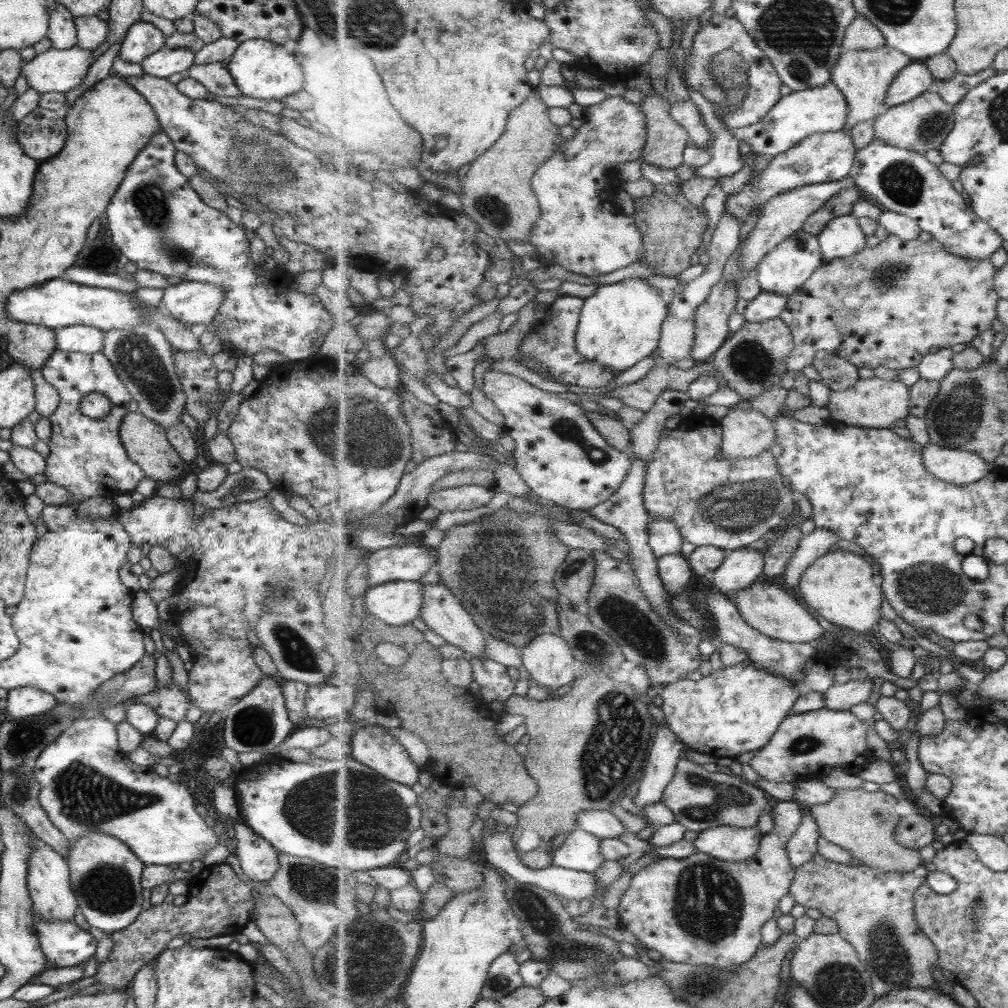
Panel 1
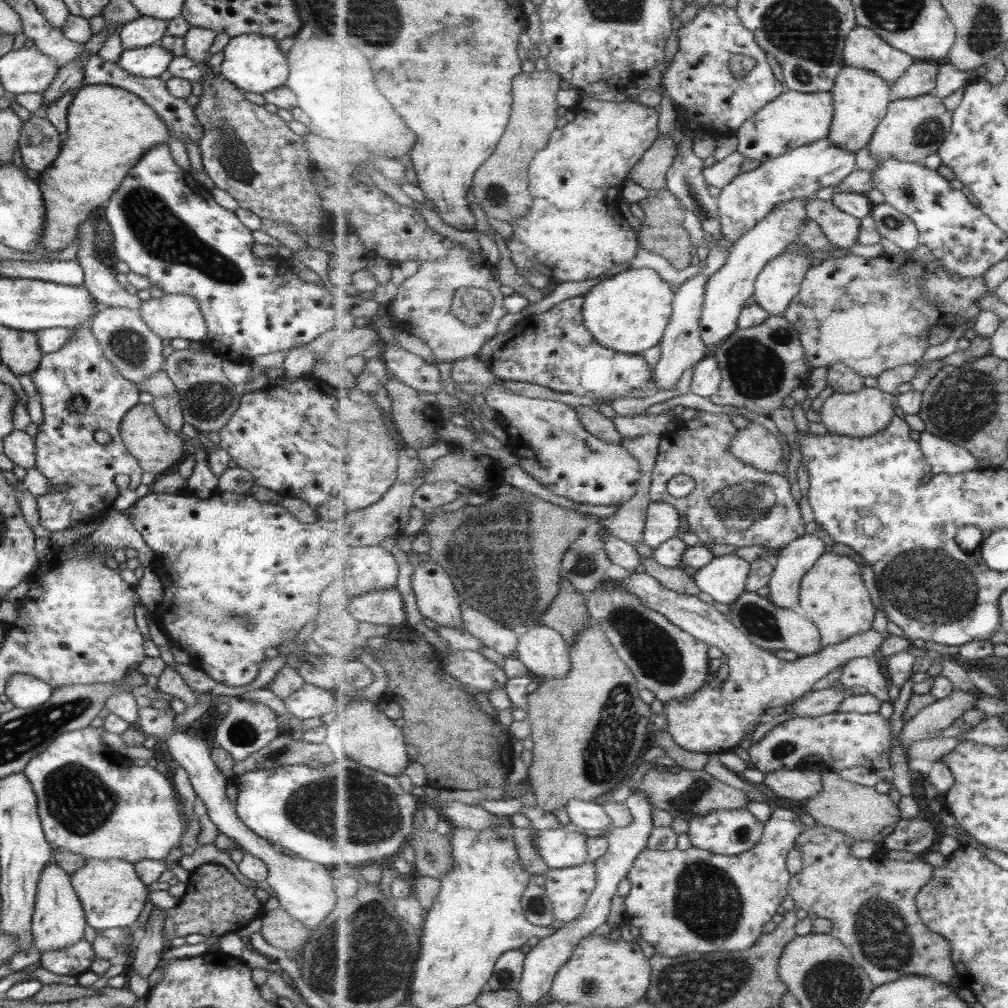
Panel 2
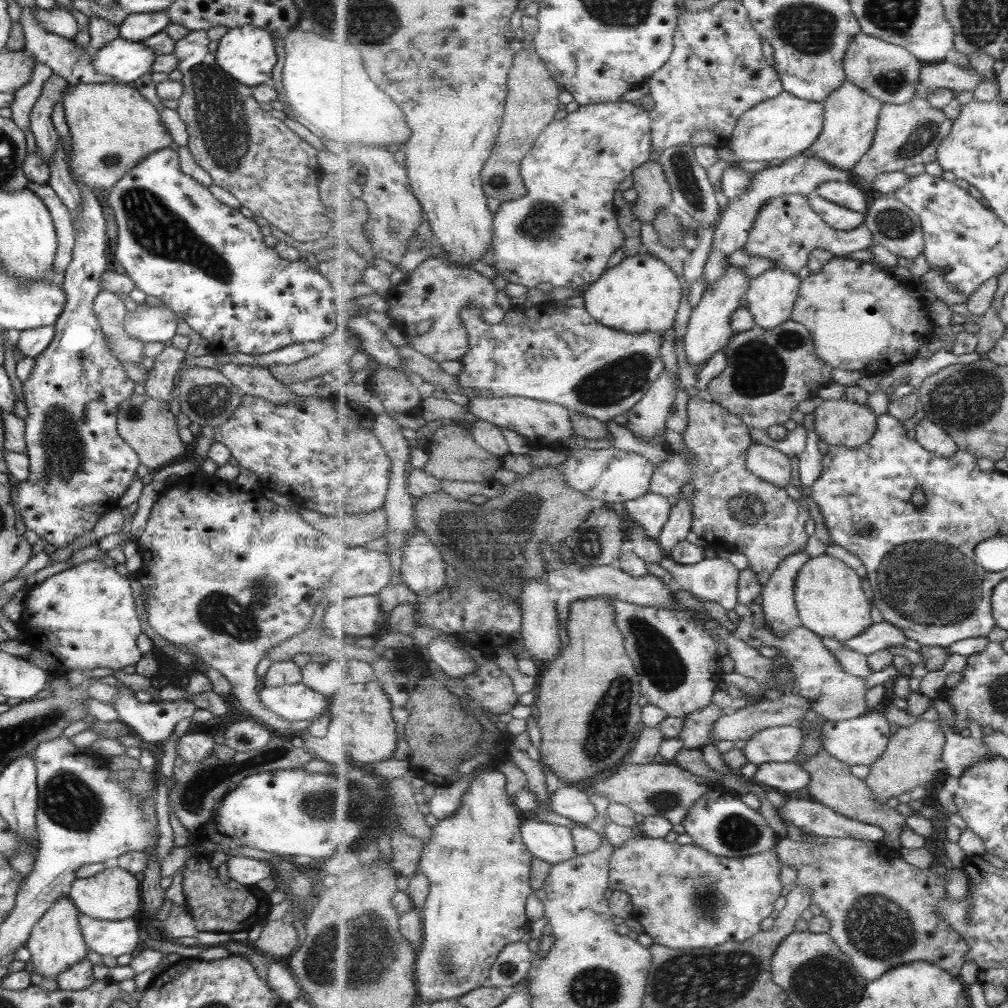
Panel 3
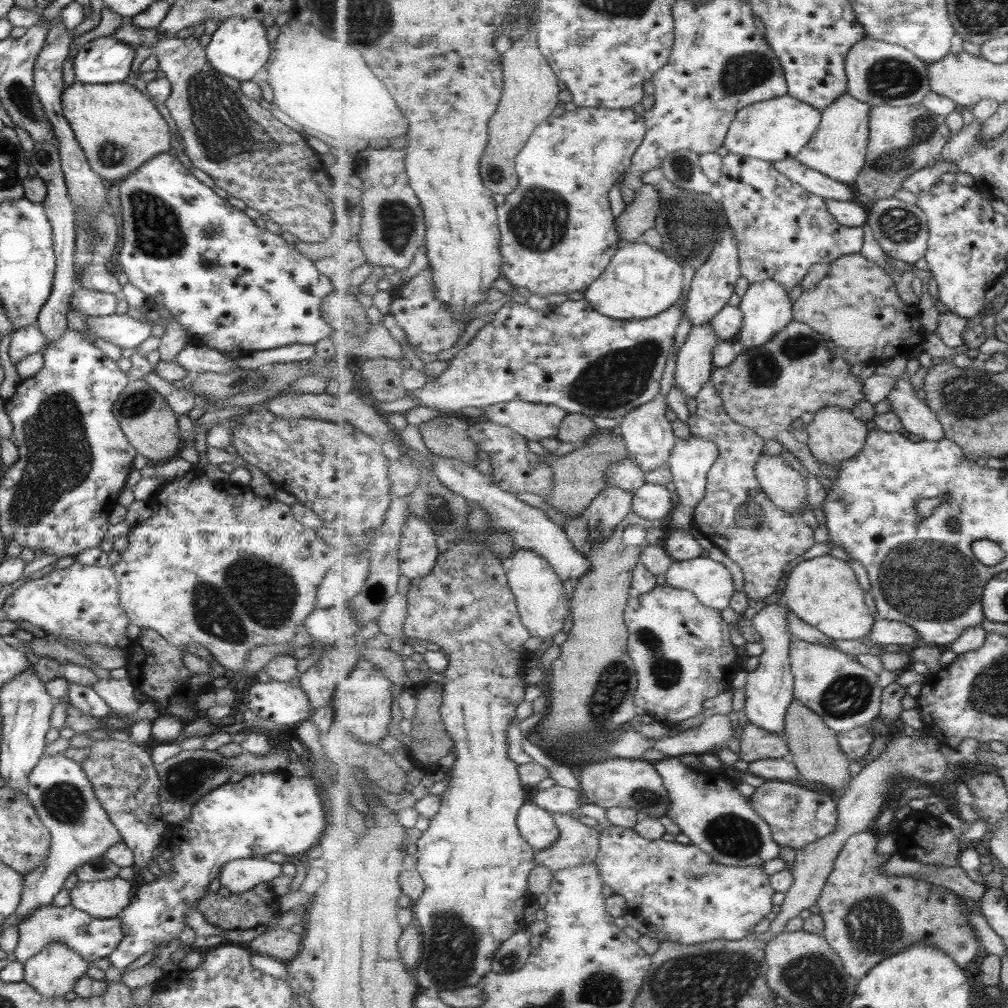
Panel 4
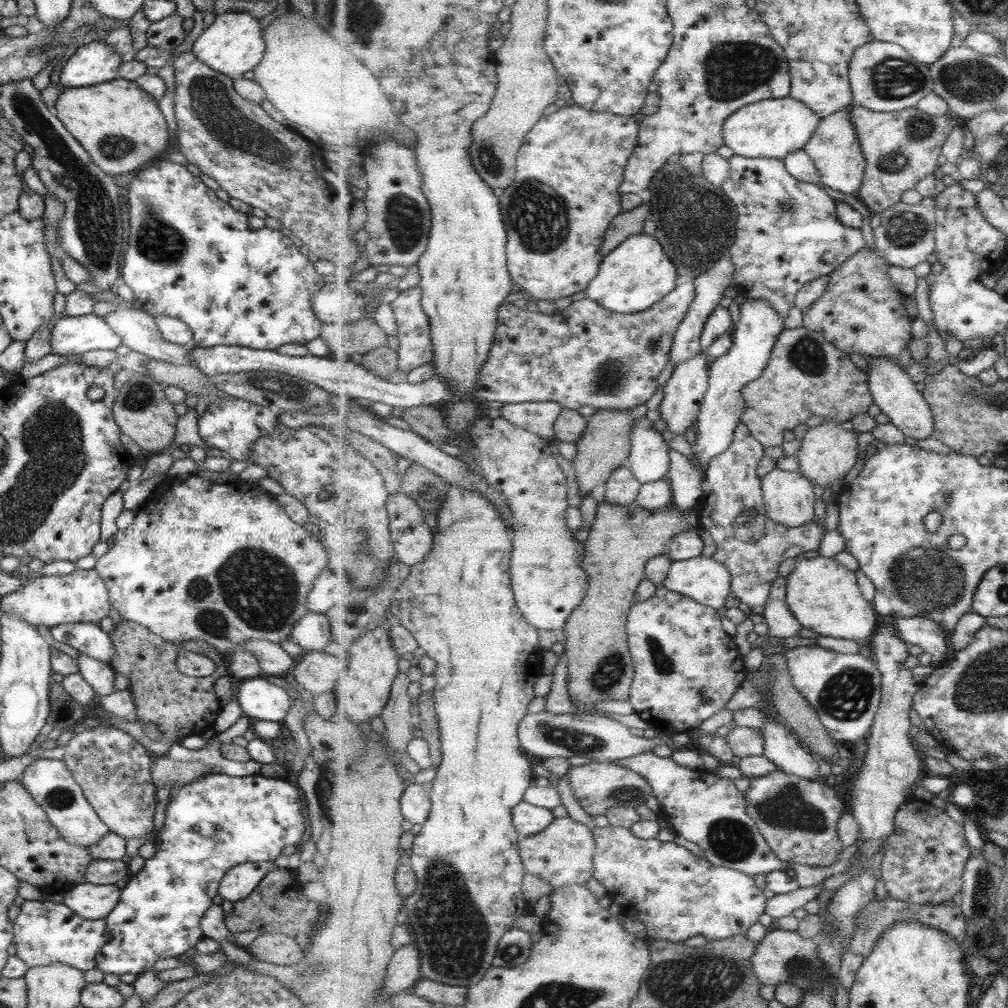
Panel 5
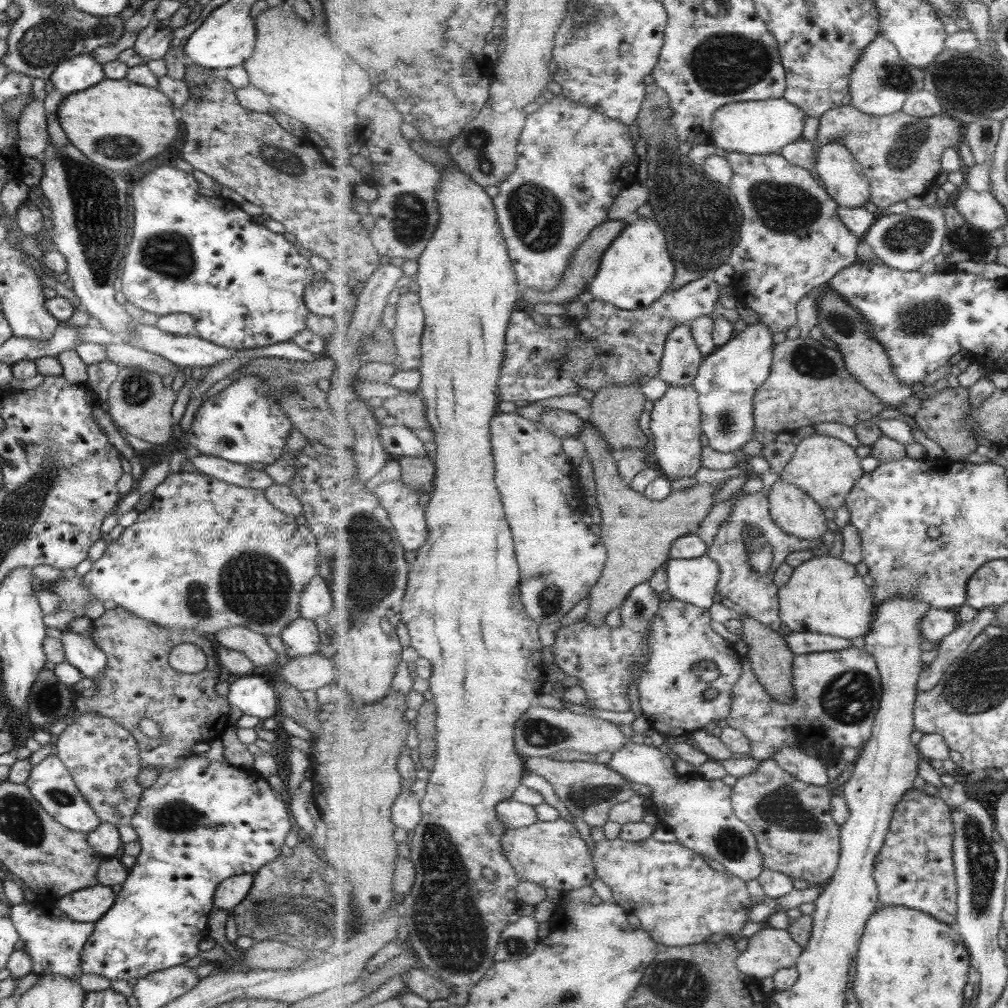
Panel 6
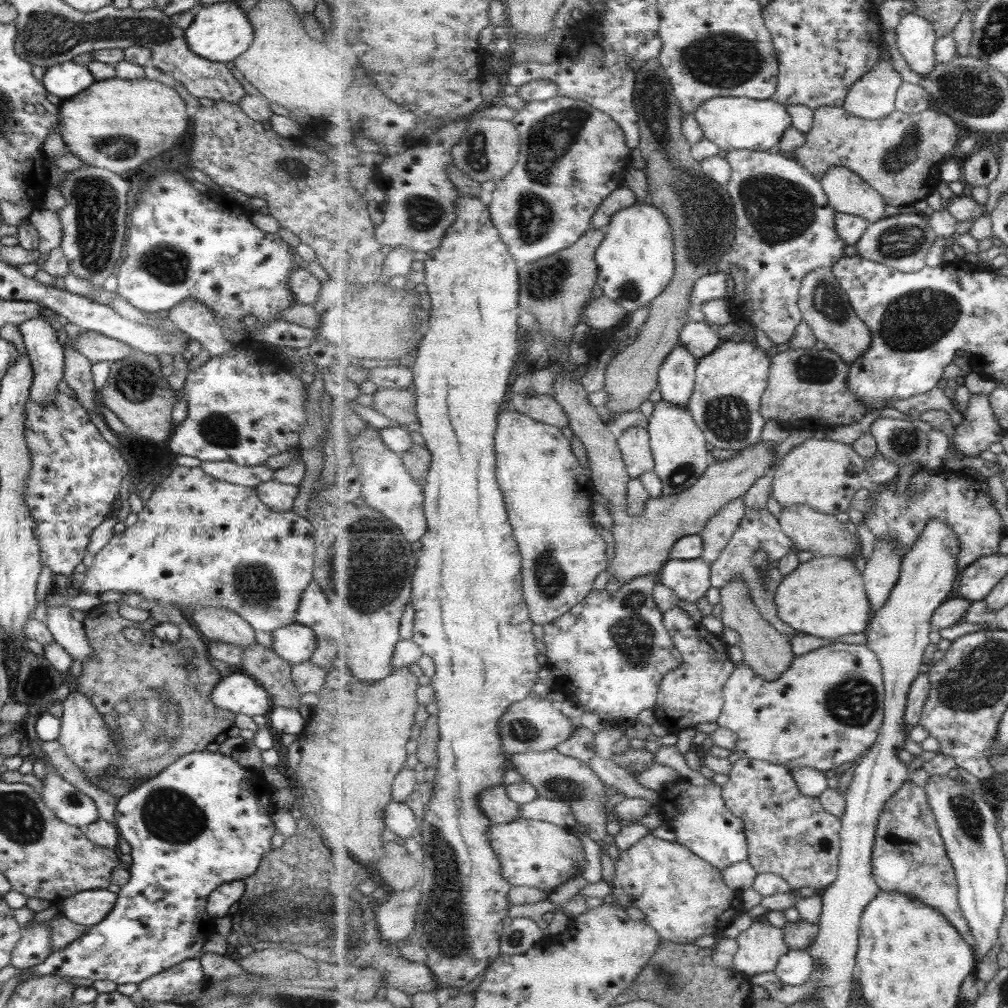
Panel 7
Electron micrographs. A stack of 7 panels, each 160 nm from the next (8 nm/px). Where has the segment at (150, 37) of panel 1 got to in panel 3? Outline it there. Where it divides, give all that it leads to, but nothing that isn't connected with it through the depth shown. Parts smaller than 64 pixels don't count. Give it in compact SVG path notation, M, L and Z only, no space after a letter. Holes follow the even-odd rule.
M164 11L131 13L118 24L118 36L128 41L141 43L148 36L165 30L168 22L168 15Z

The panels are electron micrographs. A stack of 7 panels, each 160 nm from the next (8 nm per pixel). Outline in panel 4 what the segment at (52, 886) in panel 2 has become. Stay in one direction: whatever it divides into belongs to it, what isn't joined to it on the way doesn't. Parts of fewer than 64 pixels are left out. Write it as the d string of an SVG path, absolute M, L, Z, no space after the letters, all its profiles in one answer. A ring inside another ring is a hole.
M52 942L33 954L23 964L23 982L28 984L43 998L62 998L67 992L74 990L75 983L86 974L89 963L85 962L78 954L67 948L62 942Z

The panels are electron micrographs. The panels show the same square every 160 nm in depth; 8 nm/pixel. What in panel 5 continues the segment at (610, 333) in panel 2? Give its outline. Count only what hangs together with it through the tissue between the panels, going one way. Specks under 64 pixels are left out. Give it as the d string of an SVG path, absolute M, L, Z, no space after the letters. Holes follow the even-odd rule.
M643 232L626 238L621 245L605 257L598 277L590 282L585 293L587 297L596 300L613 312L633 314L649 310L653 305L663 300L677 286L677 276L680 276L678 267L671 261L663 244L654 235Z

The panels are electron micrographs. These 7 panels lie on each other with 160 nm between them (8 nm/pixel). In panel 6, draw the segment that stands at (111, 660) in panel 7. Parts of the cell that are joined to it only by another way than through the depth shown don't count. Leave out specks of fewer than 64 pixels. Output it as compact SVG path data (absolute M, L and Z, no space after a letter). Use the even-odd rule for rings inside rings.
M117 606L113 610L105 610L97 620L93 620L93 638L92 642L96 648L99 648L106 657L105 667L101 672L93 676L95 682L95 693L90 697L83 697L76 694L73 700L73 708L75 712L98 714L105 718L110 718L119 726L127 729L130 735L137 742L139 749L139 766L140 768L151 768L162 770L169 764L177 762L193 755L192 748L195 744L209 743L217 739L226 729L228 724L228 714L230 706L225 697L219 696L214 691L214 686L218 682L220 665L215 655L215 644L211 638L206 638L199 632L193 630L185 630L183 634L175 634L175 632L167 632L161 626L151 624L147 620L135 618L129 614L127 610ZM187 642L197 646L206 657L206 668L195 675L185 675L173 670L168 663L169 652L173 646ZM149 718L157 724L160 730L158 740L150 740L149 737L137 727L139 720Z

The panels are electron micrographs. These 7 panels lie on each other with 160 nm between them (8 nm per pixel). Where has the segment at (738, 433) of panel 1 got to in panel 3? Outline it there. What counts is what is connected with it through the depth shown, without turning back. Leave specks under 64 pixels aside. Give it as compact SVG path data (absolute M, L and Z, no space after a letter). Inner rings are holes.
M754 442L747 451L747 464L759 478L792 491L792 485L789 484L793 480L791 457L781 450Z

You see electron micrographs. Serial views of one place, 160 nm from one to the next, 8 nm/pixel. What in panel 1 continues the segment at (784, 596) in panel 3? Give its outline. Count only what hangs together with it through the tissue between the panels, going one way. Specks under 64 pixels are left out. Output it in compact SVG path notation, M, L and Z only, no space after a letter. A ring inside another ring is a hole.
M816 527L811 533L805 535L791 561L788 562L785 572L780 576L787 587L797 591L802 574L818 558L827 554L833 544L837 544L840 536L827 528Z

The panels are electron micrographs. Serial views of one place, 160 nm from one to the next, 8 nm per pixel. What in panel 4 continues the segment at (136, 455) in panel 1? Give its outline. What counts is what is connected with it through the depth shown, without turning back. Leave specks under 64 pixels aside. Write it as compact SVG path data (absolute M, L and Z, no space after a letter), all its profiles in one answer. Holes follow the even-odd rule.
M129 380L121 390L112 406L112 414L118 425L133 446L137 454L147 458L149 464L158 464L175 458L181 446L181 431L177 428L177 415L174 414L165 399L159 395L147 381Z

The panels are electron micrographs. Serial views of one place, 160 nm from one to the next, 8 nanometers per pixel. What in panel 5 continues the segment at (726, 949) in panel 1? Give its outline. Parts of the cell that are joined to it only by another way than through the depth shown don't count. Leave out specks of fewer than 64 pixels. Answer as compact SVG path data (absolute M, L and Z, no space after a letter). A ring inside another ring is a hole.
M609 823L606 827L595 827L594 837L598 847L594 854L594 878L620 905L622 915L644 924L650 941L668 940L676 944L693 936L704 936L709 941L723 940L745 934L766 913L769 899L765 897L765 890L755 884L752 875L741 870L717 866L675 842L639 838L624 826Z

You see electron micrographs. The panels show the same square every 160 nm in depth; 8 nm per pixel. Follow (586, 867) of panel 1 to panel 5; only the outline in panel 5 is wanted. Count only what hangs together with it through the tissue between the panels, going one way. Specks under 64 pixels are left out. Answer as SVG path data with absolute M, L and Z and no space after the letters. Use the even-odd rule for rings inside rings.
M524 800L514 806L514 825L521 837L542 833L555 819L553 810Z

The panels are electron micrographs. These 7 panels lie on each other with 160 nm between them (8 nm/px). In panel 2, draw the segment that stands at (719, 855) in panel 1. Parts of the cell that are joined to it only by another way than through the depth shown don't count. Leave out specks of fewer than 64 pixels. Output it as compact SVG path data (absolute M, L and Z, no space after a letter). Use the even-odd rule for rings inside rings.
M748 808L719 809L701 817L693 817L688 824L687 834L693 847L729 856L743 854L753 849L762 840L765 832L764 822L761 822Z

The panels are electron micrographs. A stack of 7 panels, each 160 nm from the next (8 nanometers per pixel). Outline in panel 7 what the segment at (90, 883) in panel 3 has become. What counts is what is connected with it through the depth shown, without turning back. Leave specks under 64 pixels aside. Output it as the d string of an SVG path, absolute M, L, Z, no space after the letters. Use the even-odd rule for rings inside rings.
M106 889L83 890L62 898L61 914L71 922L88 928L103 920L116 901L116 894Z

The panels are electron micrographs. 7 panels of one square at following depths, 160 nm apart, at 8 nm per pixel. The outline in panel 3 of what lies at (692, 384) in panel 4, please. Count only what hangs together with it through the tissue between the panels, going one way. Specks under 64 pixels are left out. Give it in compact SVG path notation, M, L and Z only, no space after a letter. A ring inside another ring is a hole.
M730 265L727 267L725 277L714 282L714 284L710 284L710 288L705 289L700 302L692 310L692 317L688 321L683 343L686 358L697 369L696 372L715 353L724 350L729 344L731 337L735 335L735 330L731 326L731 317L734 316L734 312L741 306L741 298L746 298L750 280L751 277L745 273L745 269L739 269Z

